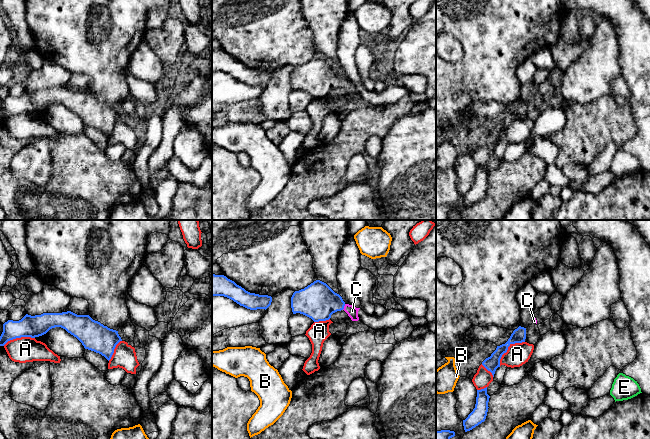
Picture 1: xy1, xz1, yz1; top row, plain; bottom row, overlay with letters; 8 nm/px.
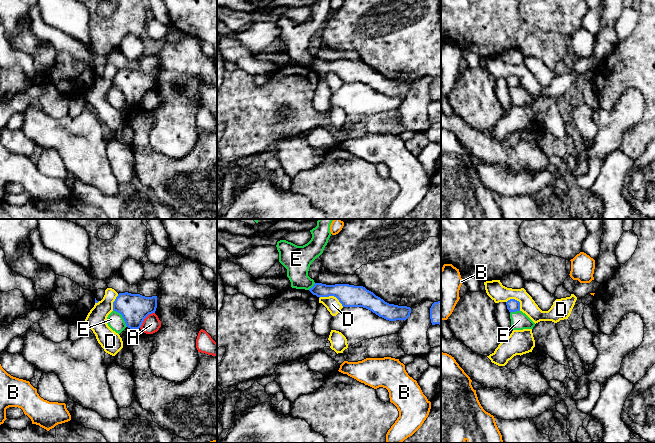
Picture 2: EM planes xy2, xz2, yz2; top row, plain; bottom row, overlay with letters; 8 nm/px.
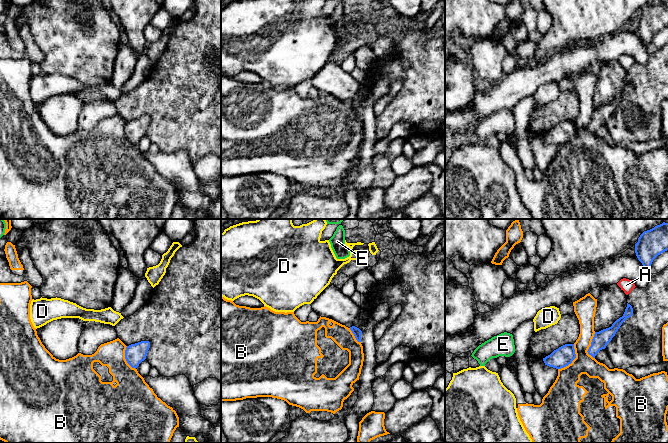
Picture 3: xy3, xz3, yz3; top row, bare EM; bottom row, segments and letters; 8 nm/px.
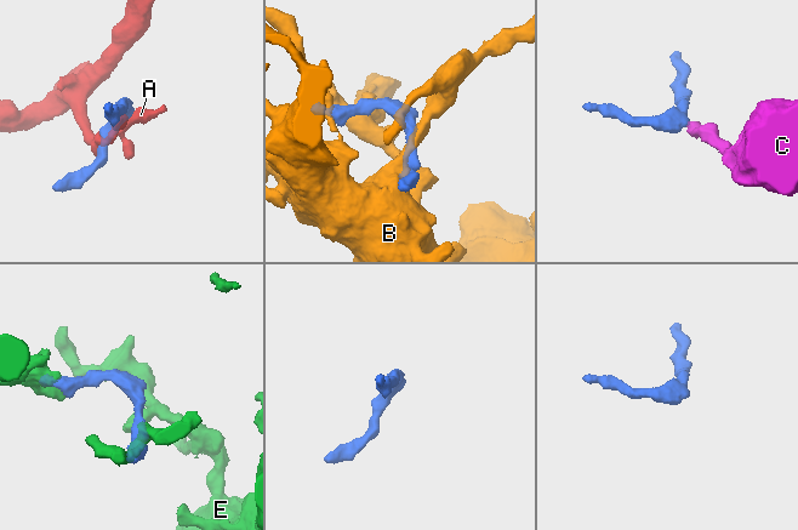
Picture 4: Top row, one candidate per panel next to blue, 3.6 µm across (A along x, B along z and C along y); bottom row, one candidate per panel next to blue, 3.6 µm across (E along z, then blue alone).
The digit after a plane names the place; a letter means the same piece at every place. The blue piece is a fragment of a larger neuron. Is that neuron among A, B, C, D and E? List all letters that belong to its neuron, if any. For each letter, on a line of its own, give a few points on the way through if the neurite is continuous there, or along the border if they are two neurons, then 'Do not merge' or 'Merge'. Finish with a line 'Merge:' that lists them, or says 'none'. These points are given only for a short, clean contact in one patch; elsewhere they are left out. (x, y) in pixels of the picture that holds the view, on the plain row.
A: Do not merge
B: Boundary: yz3 (574, 120), (575, 134), (567, 141), (558, 145). Do not merge
C: Path across: xz1 (318, 77), (334, 78), (343, 83), (352, 87). Merge
D: Boundary: xz2 (319, 73), (334, 72), (343, 82). Do not merge
E: Boundary: xy2 (113, 86), (121, 91), (127, 102). Do not merge
Merge: C

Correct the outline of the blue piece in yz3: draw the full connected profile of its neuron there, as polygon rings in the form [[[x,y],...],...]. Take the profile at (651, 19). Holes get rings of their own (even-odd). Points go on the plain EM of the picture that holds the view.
[[[660,0],[644,7],[635,20],[635,29],[644,44],[649,45],[653,36],[668,26],[668,0]]]

